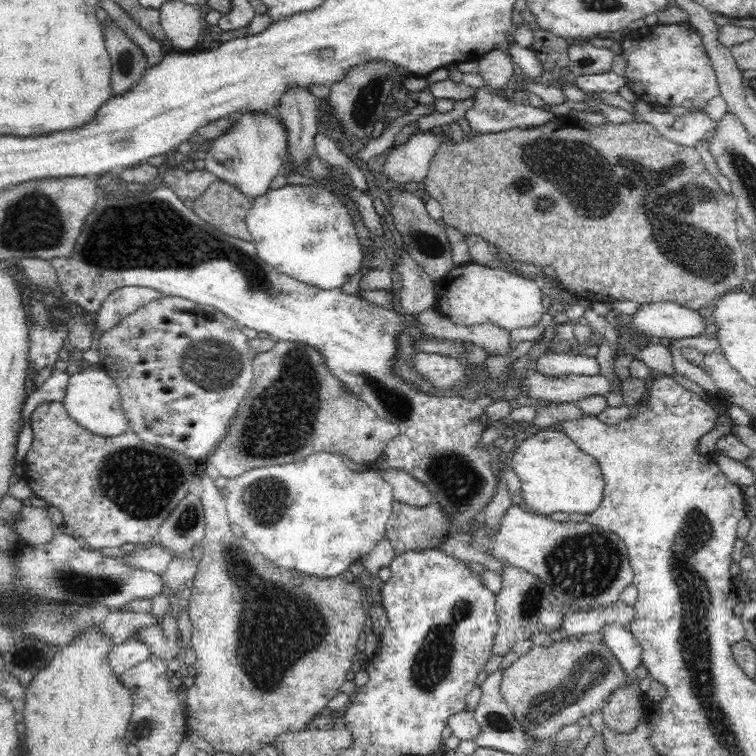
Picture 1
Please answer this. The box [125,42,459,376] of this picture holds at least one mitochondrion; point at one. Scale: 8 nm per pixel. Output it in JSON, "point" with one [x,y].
{"point":[367,104]}

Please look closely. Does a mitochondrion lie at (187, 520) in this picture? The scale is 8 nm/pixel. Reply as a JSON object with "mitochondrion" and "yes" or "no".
{"mitochondrion":"yes"}

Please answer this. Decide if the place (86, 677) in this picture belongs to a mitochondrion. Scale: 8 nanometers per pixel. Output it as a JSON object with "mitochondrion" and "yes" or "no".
{"mitochondrion":"no"}

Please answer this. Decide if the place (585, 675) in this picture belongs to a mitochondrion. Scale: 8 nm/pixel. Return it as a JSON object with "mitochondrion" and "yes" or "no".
{"mitochondrion":"yes"}

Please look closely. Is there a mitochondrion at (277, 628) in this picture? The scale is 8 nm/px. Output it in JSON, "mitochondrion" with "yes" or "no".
{"mitochondrion":"yes"}

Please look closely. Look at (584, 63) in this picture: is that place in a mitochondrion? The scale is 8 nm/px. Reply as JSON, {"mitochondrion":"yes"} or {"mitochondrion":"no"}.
{"mitochondrion":"no"}

